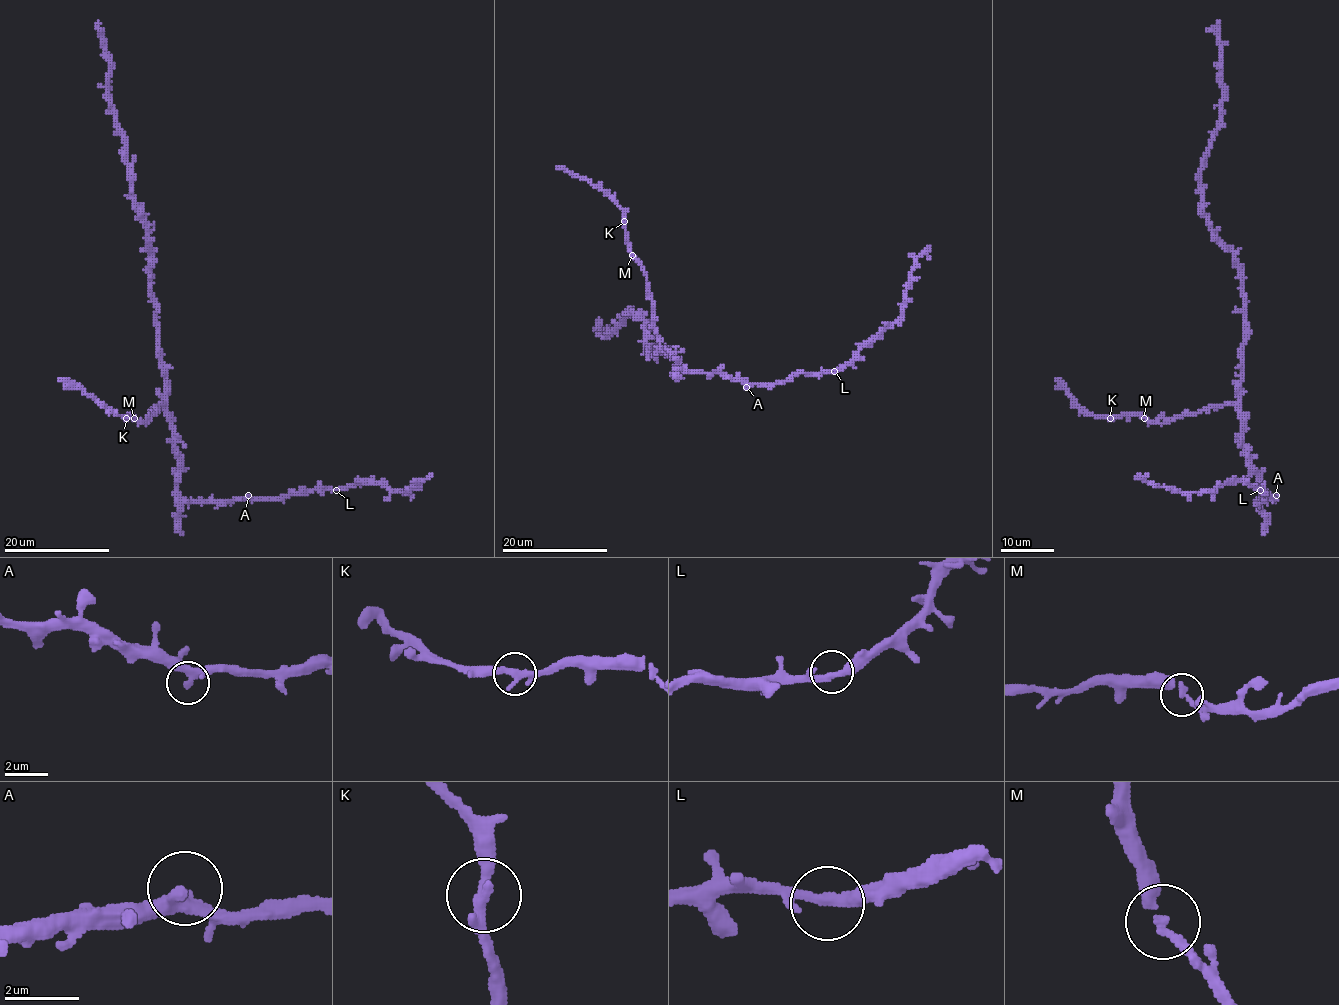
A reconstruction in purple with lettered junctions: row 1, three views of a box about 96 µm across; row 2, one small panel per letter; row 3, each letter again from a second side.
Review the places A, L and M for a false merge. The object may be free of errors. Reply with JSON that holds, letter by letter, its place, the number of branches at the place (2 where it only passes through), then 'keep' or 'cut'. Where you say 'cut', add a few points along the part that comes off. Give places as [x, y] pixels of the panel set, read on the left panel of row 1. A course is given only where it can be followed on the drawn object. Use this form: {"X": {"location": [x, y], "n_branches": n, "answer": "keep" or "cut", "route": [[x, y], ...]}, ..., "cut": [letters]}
{"A": {"location": [248, 495], "n_branches": 2, "answer": "keep"}, "L": {"location": [336, 490], "n_branches": 2, "answer": "keep"}, "M": {"location": [134, 418], "n_branches": 2, "answer": "keep"}, "cut": []}

